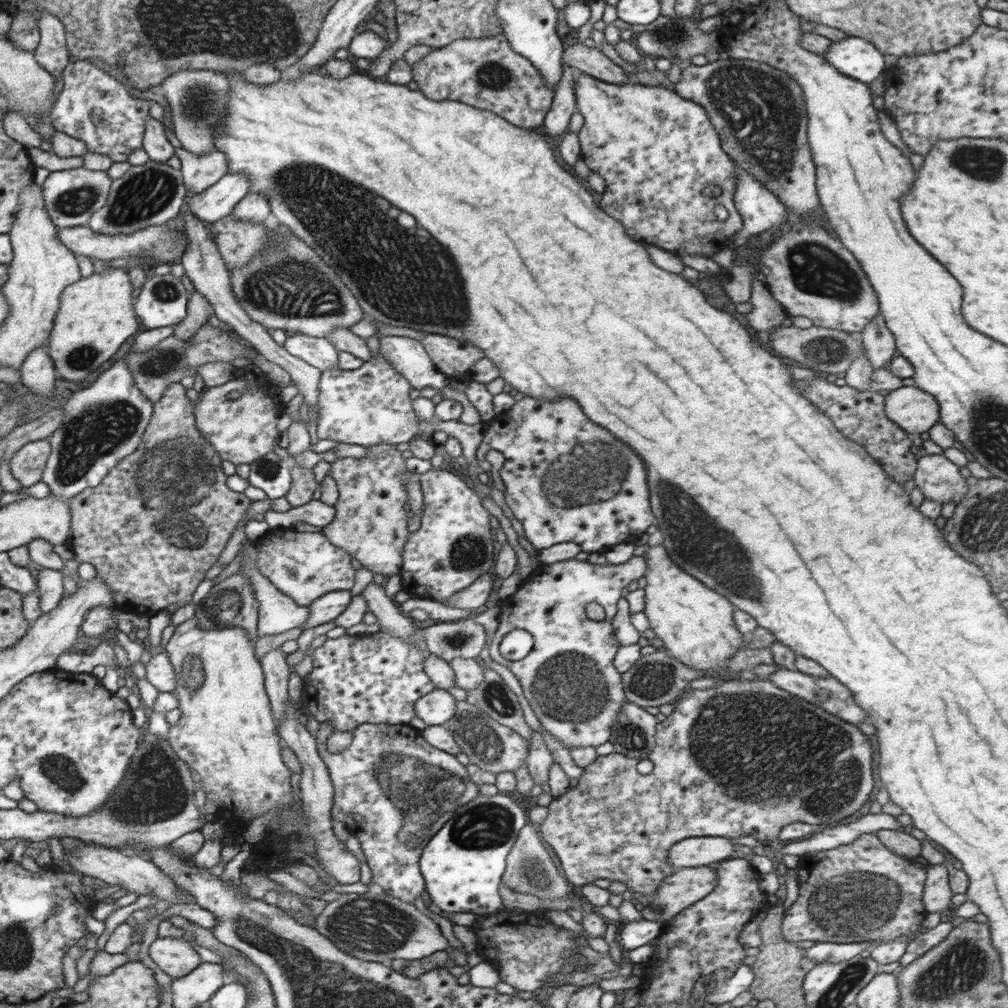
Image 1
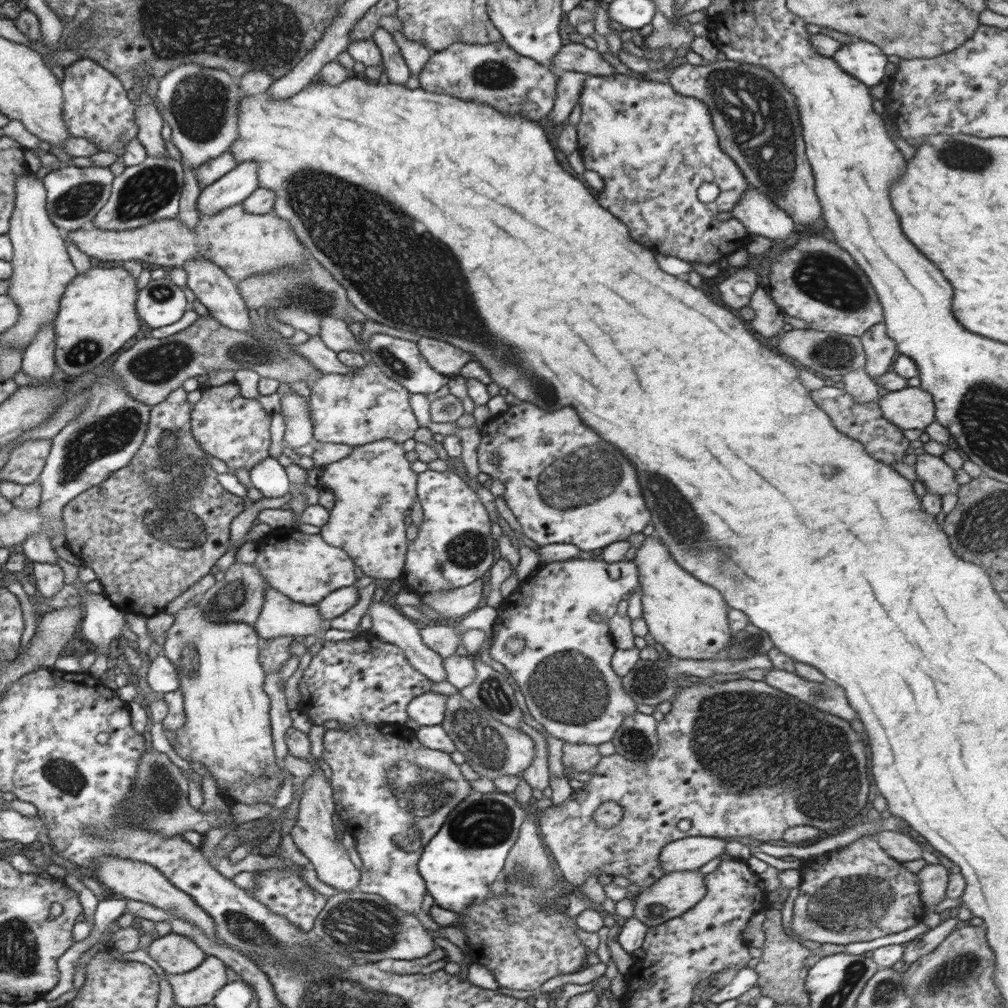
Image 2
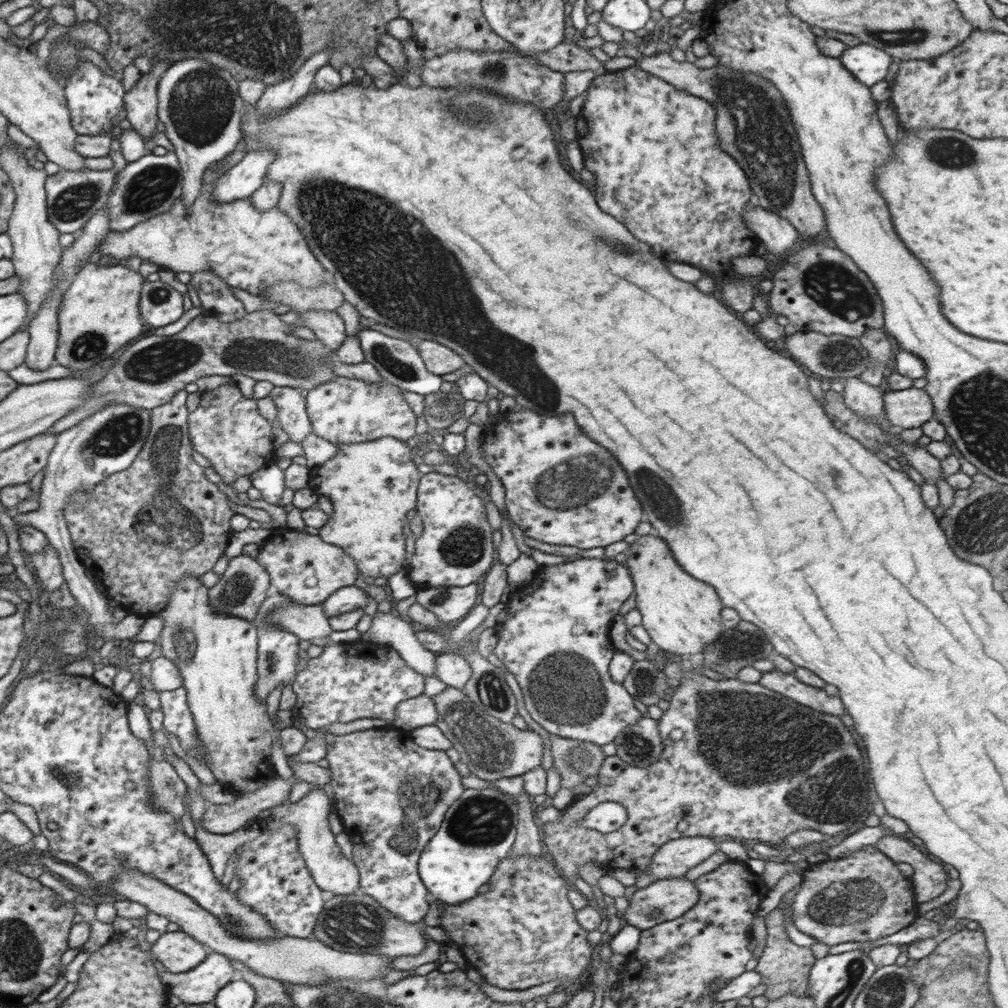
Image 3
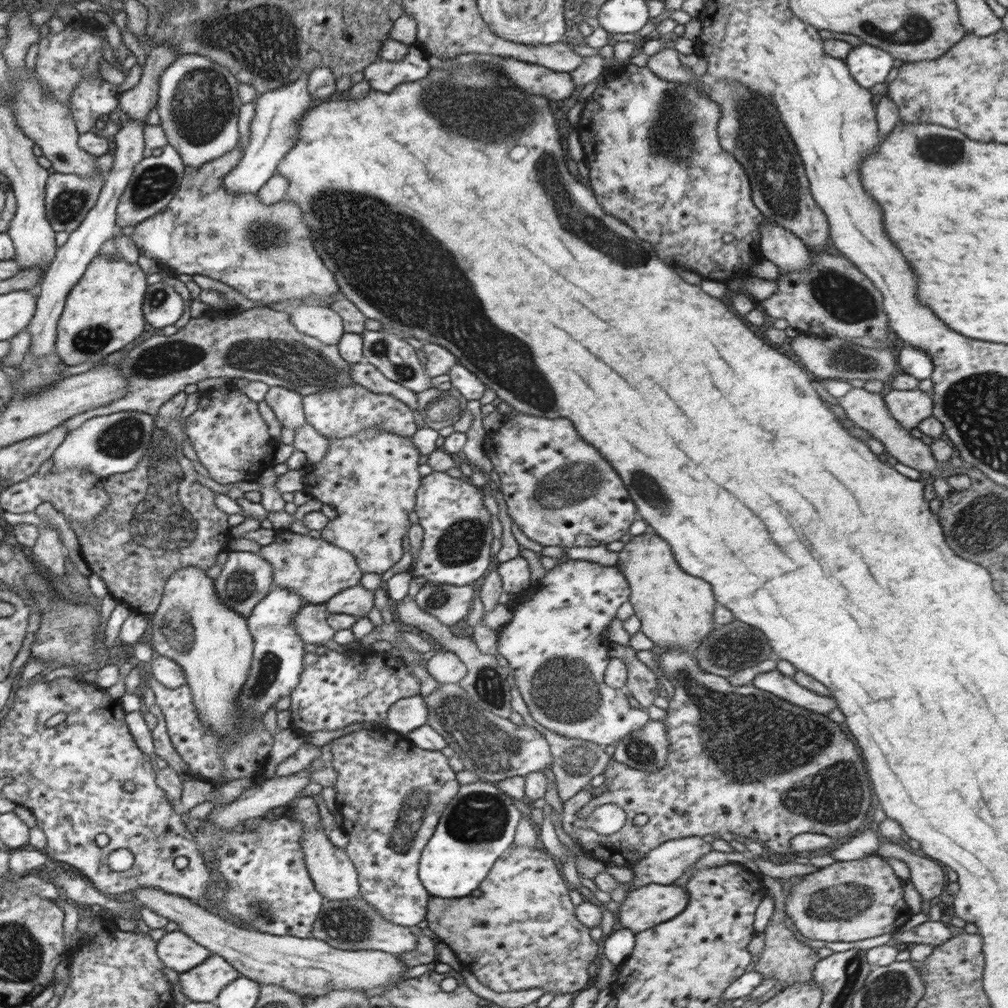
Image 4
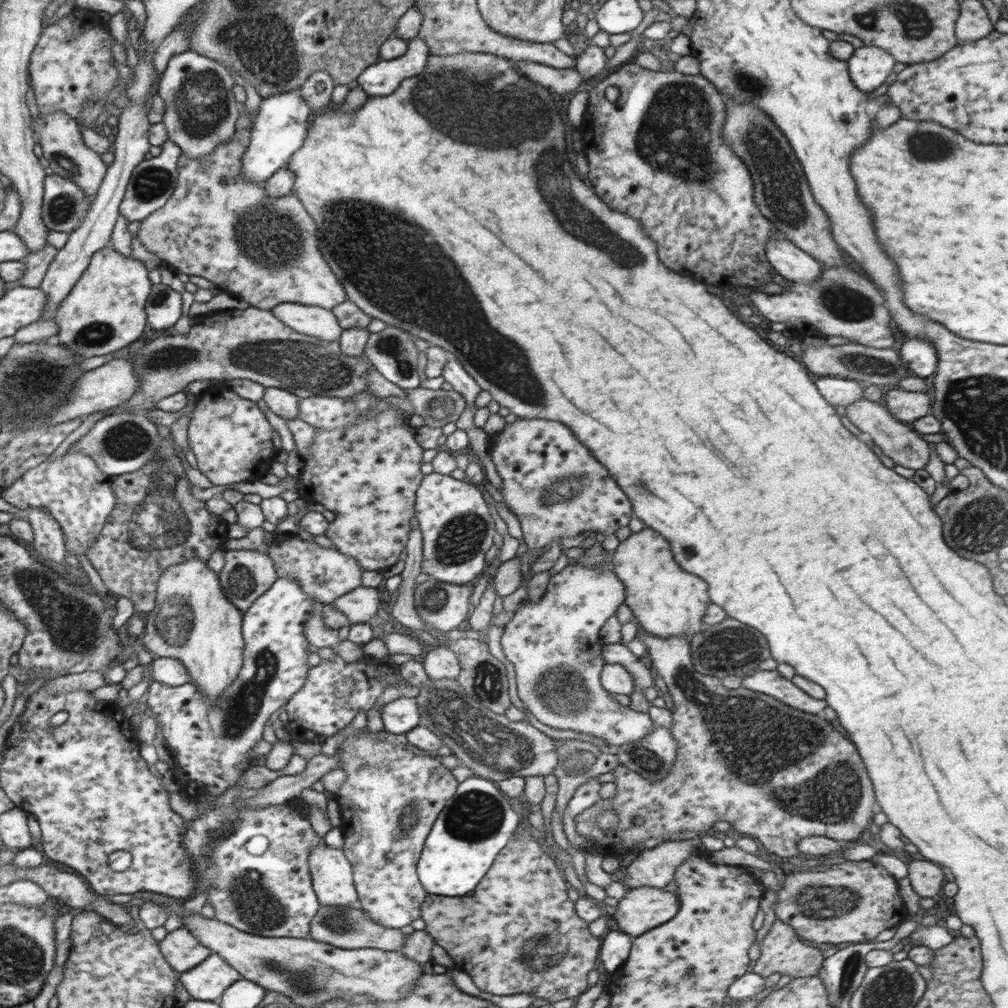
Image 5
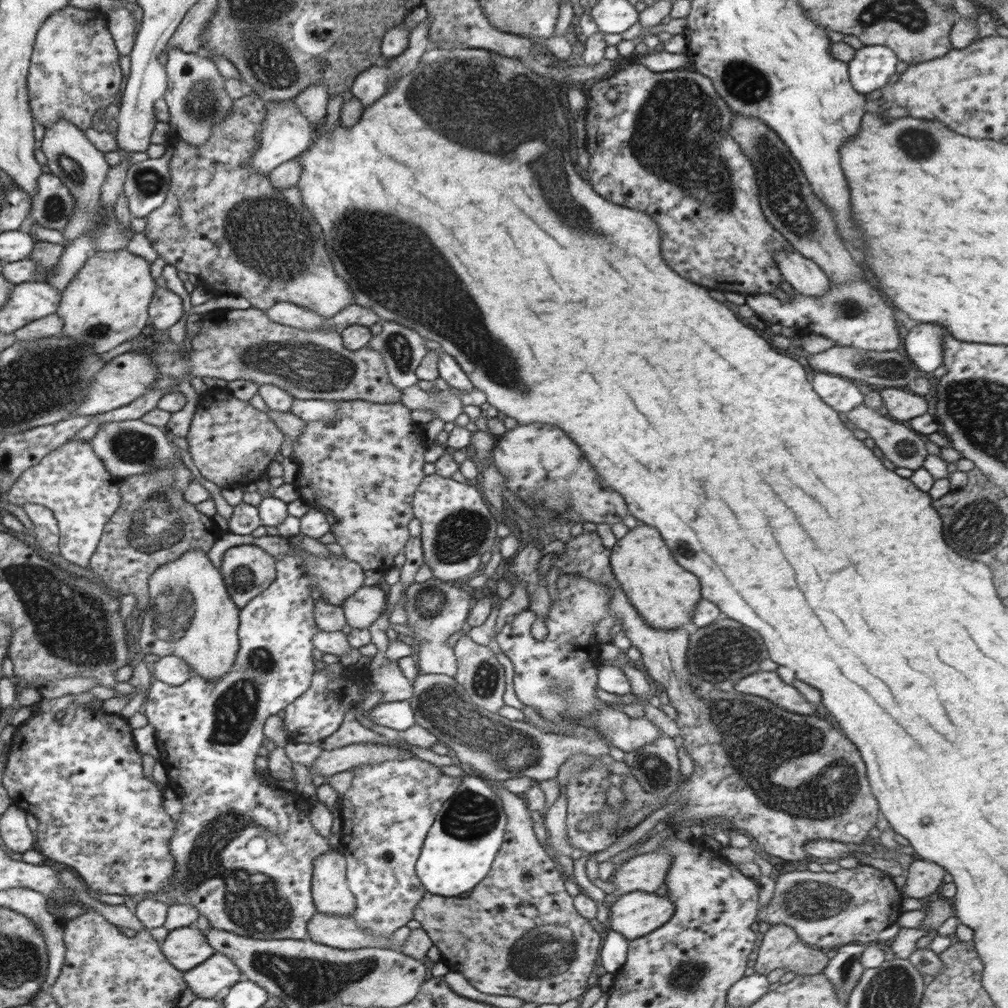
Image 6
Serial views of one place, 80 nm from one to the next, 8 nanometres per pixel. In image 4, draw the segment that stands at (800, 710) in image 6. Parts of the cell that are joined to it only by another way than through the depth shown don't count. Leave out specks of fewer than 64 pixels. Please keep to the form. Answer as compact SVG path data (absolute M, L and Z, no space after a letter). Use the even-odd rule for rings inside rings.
M778 669L759 673L752 685L766 693L776 694L778 698L802 706L812 712L826 714L836 708L834 698L818 695L794 682L793 678L783 676Z

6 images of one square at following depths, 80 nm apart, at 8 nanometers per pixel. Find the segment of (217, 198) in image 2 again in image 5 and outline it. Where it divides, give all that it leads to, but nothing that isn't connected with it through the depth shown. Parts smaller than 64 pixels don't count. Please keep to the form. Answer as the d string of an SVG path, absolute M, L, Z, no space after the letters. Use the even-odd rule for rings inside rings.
M301 89L263 98L250 134L250 145L242 158L242 180L264 184L274 172L286 166L288 159L302 147L312 114L308 103L301 97Z

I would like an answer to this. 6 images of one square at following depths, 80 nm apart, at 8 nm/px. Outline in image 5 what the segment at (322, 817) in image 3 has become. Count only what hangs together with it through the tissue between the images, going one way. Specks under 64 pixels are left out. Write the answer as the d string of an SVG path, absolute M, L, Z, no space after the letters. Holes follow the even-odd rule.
M319 844L310 853L308 864L318 903L324 906L351 906L358 903L353 866L342 848Z

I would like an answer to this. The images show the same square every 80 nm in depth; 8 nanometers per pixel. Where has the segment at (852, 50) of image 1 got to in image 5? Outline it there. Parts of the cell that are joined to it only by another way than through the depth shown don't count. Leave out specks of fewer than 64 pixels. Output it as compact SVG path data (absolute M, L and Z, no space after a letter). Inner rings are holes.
M864 45L853 52L847 63L849 75L858 90L873 96L884 90L885 80L892 74L896 61L887 50Z

